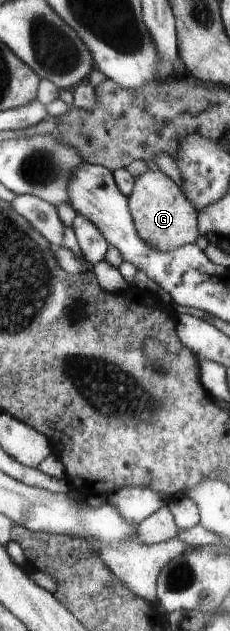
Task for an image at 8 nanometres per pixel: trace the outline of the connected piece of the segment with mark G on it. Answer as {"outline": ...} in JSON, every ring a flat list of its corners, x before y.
{"outline":[[147,170,135,178,129,206,139,237,163,252,194,244,201,235,198,230,198,210,178,183,167,174]]}

